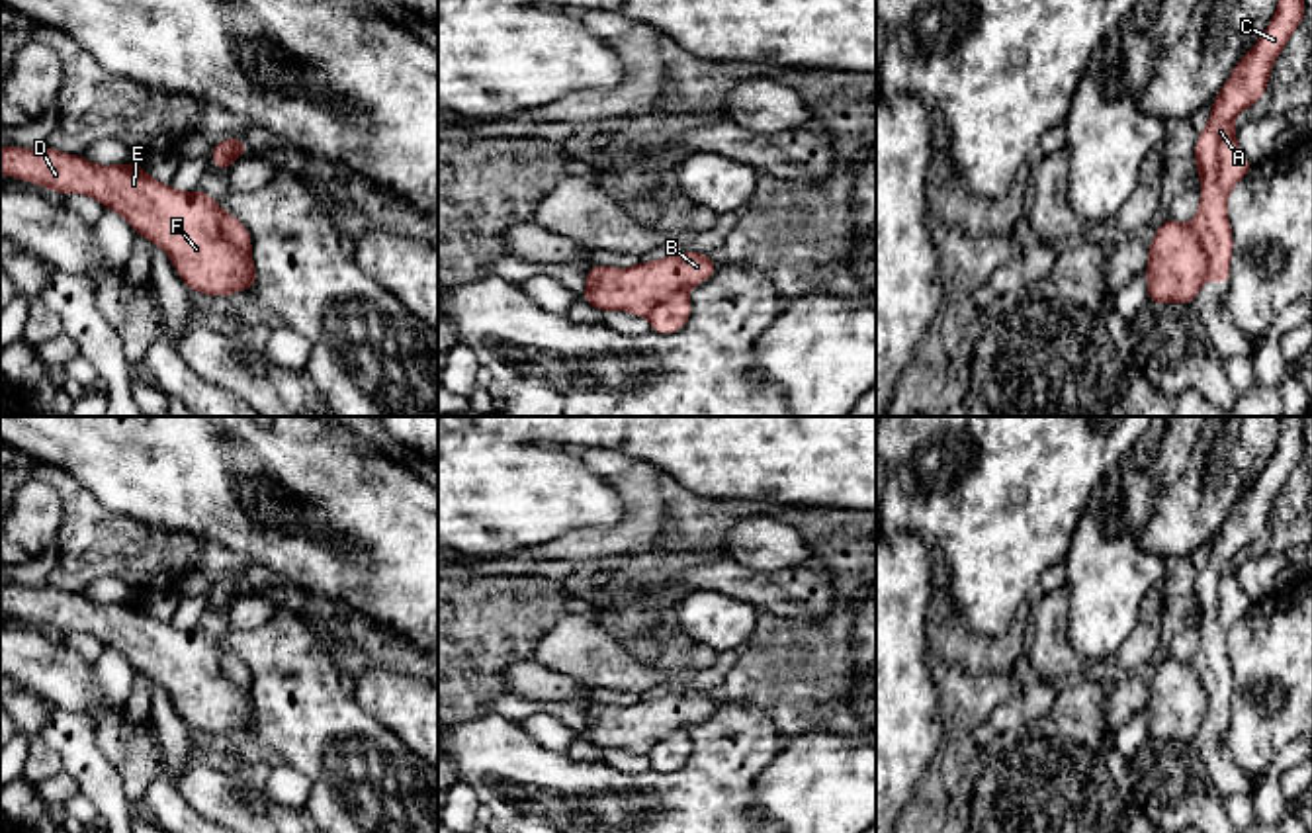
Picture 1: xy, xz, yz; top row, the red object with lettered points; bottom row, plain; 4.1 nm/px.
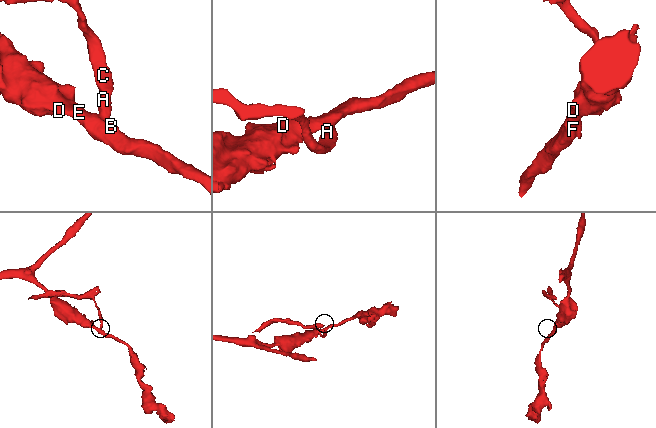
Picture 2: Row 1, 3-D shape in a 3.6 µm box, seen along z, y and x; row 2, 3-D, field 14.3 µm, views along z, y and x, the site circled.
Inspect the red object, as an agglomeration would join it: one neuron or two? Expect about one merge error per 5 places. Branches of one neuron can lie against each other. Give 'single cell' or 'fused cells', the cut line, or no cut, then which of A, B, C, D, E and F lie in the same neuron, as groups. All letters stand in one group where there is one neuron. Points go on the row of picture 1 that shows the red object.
fused cells; cut in yz along (1189, 225), (1207, 259), (1209, 276); A C / B D E F

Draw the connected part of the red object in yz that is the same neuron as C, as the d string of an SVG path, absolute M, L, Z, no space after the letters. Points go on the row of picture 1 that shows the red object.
M1279 0L1273 20L1259 41L1240 59L1214 98L1206 127L1195 143L1195 168L1201 174L1201 205L1191 223L1208 258L1208 278L1218 287L1230 282L1234 252L1226 203L1232 188L1251 172L1249 158L1236 143L1234 117L1251 110L1267 90L1271 66L1302 23L1304 0Z

